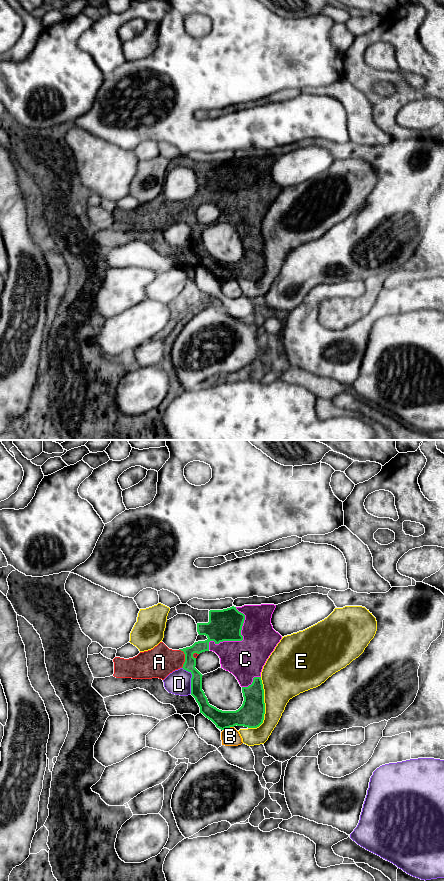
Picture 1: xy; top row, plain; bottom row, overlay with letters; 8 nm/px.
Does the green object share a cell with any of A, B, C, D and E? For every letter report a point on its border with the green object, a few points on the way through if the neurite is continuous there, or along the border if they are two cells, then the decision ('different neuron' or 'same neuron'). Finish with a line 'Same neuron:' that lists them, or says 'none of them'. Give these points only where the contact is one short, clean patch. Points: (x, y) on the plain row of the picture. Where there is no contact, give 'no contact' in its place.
A: xy (185, 210) | same neuron
B: xy (228, 279) | different neuron
C: xy (238, 192) | same neuron
D: xy (191, 231) | different neuron
E: xy (264, 259) | different neuron
Same neuron: A, C

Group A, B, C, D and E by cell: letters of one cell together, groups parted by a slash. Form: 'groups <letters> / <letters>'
groups A C / B / D / E

